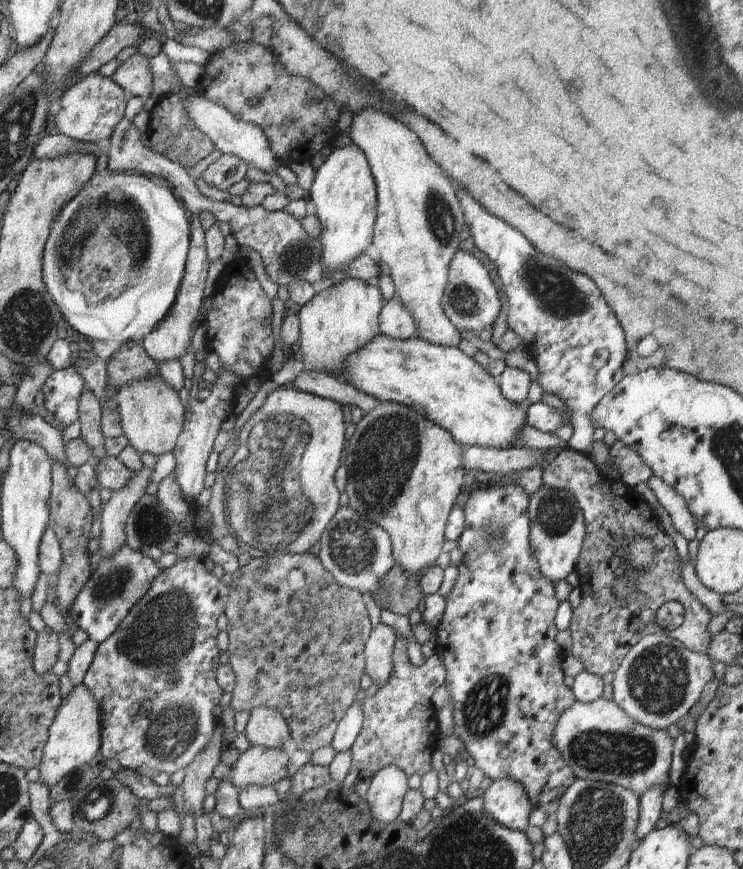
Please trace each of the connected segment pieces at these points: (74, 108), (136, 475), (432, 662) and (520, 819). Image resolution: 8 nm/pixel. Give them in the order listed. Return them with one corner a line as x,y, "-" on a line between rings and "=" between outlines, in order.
96,72
66,88
56,103
50,123
67,137
80,142
96,143
98,140
109,138
113,128
125,116
127,95
111,78
=
143,466
134,471
127,485
115,490
104,502
101,521
99,546
103,557
110,556
116,549
125,544
125,524
131,508
145,493
152,470
=
397,634
392,658
393,669
389,681
378,689
375,696
360,696
362,697
361,707
364,718
360,734
349,750
352,757
351,769
357,768
360,773
362,770
372,772
372,774
369,774
372,777
381,768
395,764
408,777
412,774
422,776
432,769
432,754
438,748
438,740
441,738
437,723
437,710
432,704
431,696
439,686
445,684
447,672
444,668
444,661
437,657
425,659
422,666
413,665
407,655
407,640
402,635
=
509,778
496,779
484,792
485,811
506,828
525,831
529,827
531,804
519,782

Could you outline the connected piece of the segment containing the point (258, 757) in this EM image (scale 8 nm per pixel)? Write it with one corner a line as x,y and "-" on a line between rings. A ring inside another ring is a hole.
251,745
245,752
240,753
238,760
231,767
230,782
237,788
246,788
247,786
263,787
274,785
282,778
288,776
288,755
282,747
266,748

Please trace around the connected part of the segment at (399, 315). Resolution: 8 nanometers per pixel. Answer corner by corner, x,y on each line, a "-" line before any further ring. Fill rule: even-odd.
396,295
385,301
378,317
378,326
382,334
393,339
406,340
417,336
414,317

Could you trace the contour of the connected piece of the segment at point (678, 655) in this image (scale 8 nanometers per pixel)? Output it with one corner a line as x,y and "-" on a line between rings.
663,630
656,635
645,636
630,648
622,664
616,672
613,672
612,700
637,723
656,730
664,730
689,712
690,708
699,701
704,686
714,675
712,660
707,654
703,655
686,648
679,640
669,637

